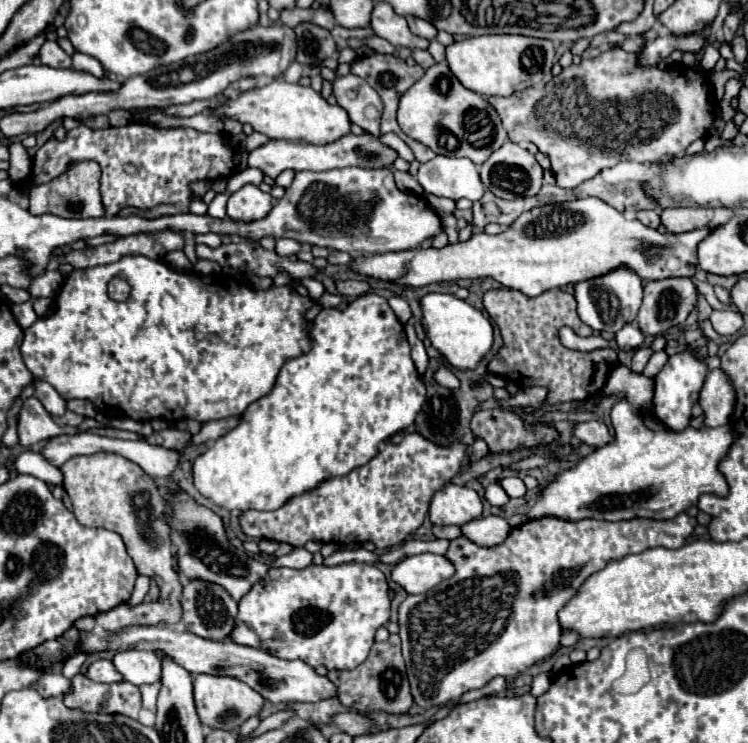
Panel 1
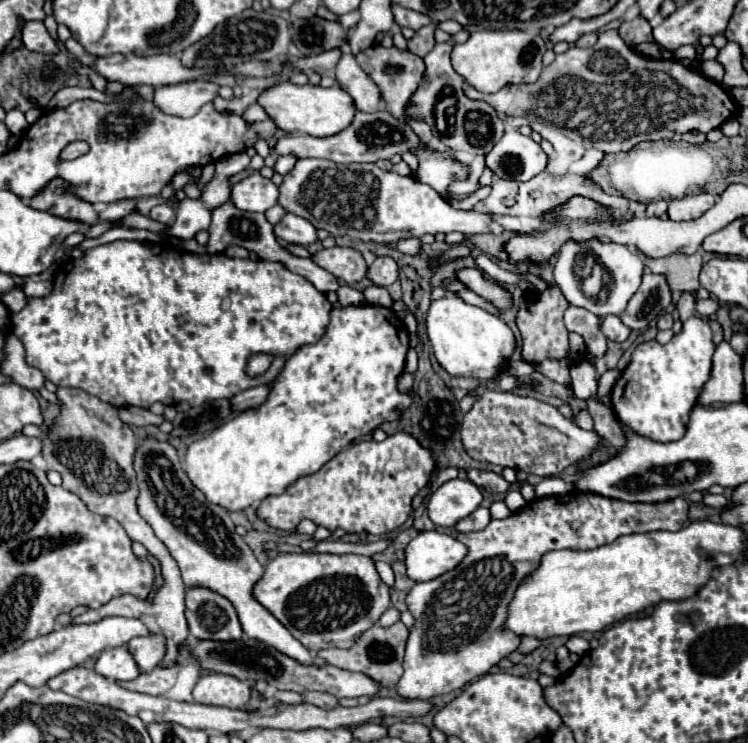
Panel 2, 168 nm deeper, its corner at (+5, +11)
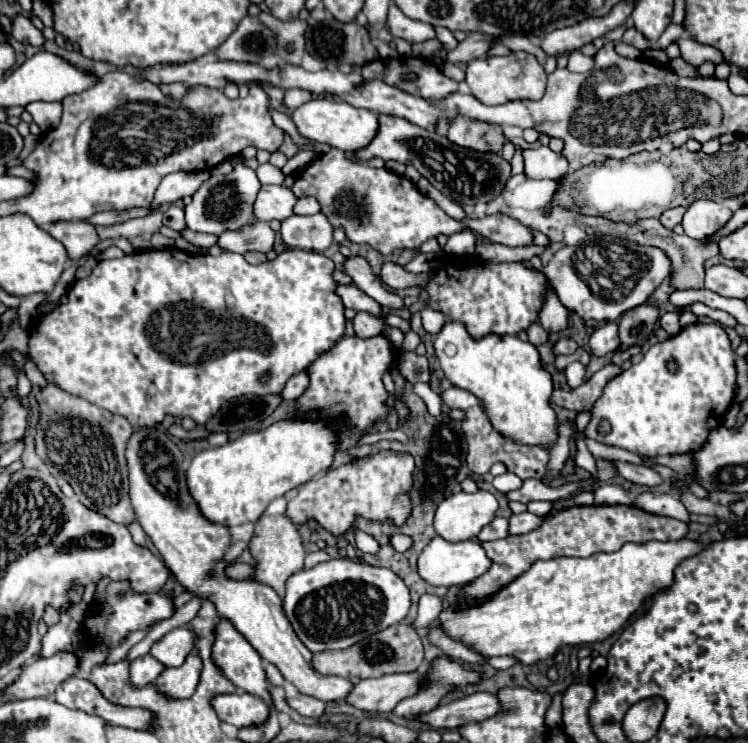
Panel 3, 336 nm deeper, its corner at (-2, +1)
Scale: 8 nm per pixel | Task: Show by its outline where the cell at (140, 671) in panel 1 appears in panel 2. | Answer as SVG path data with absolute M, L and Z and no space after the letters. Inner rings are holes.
M149 633L145 637L135 637L129 641L129 649L141 667L141 671L151 671L165 657L165 637L161 633Z

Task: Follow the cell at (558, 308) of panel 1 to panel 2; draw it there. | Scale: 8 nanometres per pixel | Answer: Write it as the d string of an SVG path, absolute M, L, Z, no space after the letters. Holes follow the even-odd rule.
M551 285L549 289L541 291L535 301L527 301L521 305L517 313L517 327L523 337L523 359L529 363L537 363L543 359L559 359L569 353L569 341L567 341L567 329L563 325L563 313L567 309L565 297L561 297L561 291L557 285Z

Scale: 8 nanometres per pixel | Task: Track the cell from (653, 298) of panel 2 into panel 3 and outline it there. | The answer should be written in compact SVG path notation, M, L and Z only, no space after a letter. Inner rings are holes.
M644 303L640 307L626 311L618 321L622 349L646 341L654 333L658 319L660 319L660 309L654 303Z

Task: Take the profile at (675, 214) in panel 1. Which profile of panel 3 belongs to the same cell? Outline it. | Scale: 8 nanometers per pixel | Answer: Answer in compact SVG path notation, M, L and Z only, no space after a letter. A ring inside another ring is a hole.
M694 201L684 213L682 227L688 237L704 239L718 231L730 217L732 211L716 201Z

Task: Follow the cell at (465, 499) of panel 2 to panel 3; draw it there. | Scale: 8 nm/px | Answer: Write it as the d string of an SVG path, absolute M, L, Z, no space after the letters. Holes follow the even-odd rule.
M488 491L454 493L446 497L434 517L434 529L446 541L474 539L488 525L498 509L498 501Z

